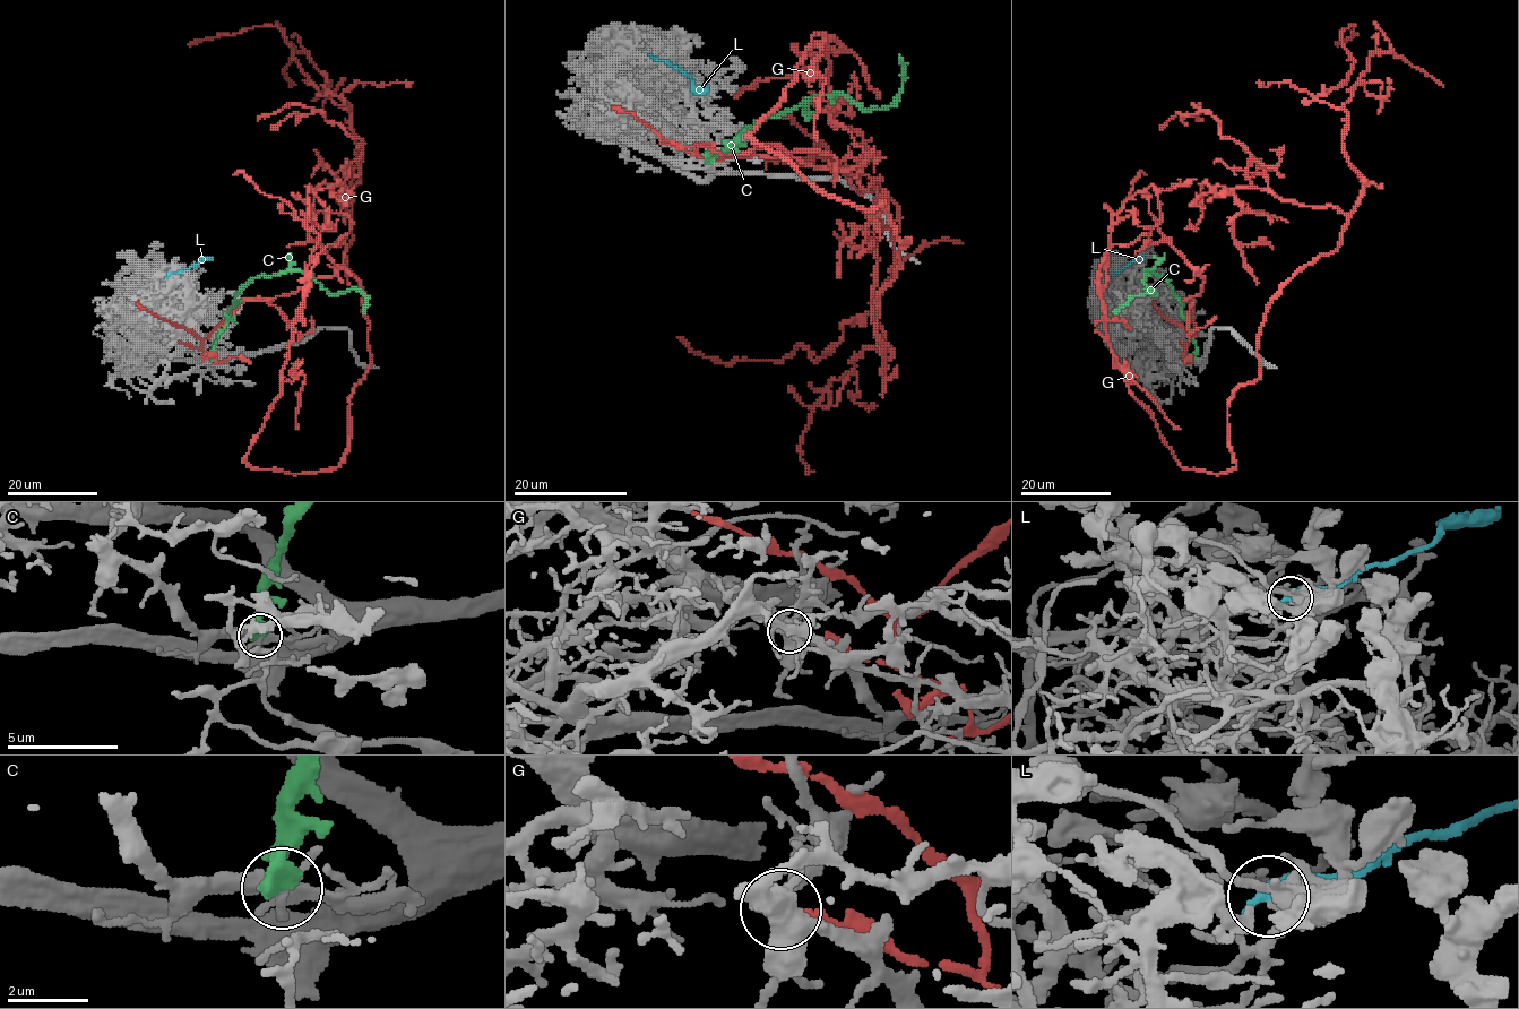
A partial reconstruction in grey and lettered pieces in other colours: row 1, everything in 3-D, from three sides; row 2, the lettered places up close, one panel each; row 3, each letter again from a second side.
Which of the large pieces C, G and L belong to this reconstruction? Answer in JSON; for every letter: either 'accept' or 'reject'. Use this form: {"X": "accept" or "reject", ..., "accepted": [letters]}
{"C": "reject", "G": "reject", "L": "accept", "accepted": ["L"]}

